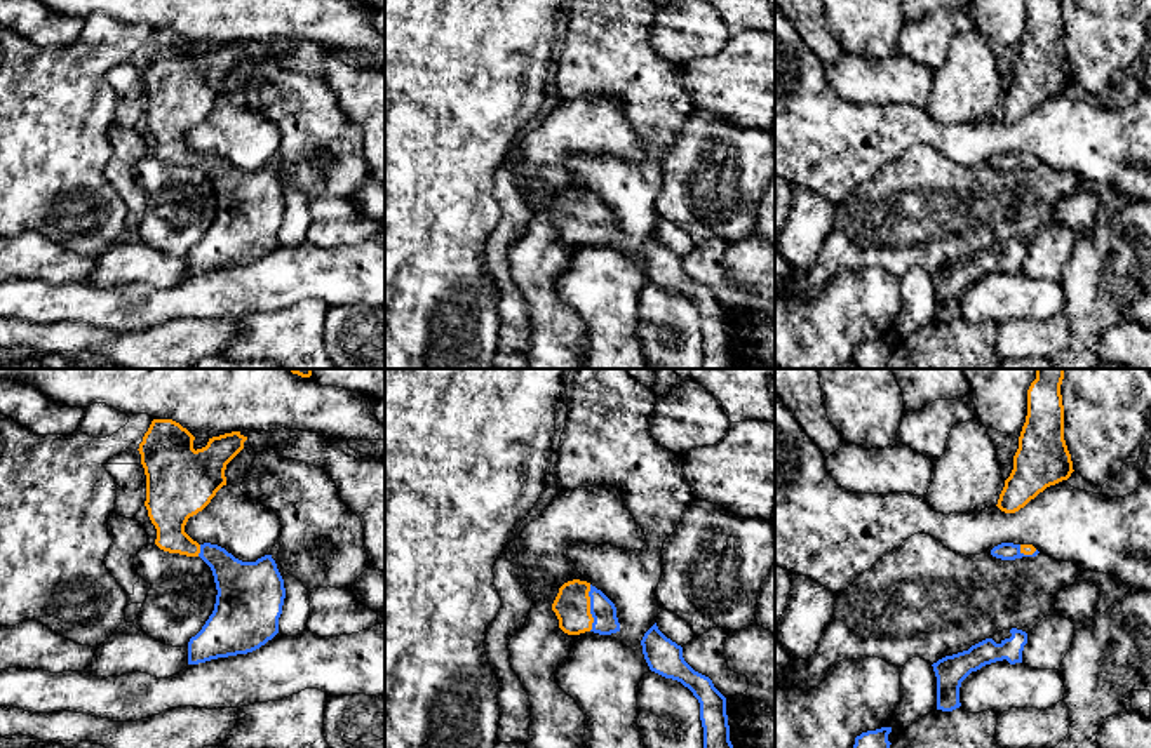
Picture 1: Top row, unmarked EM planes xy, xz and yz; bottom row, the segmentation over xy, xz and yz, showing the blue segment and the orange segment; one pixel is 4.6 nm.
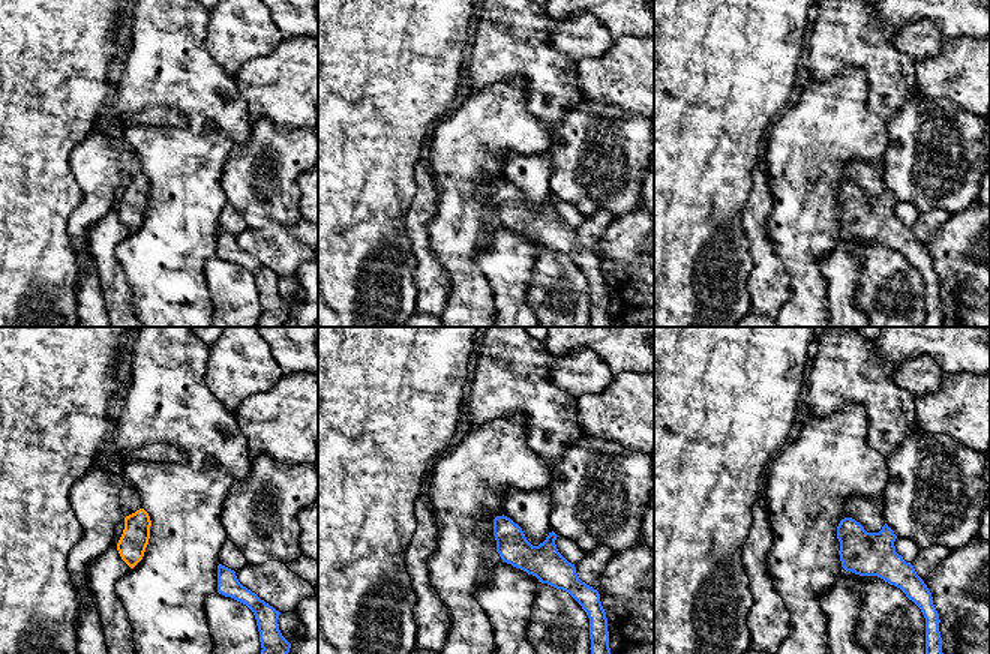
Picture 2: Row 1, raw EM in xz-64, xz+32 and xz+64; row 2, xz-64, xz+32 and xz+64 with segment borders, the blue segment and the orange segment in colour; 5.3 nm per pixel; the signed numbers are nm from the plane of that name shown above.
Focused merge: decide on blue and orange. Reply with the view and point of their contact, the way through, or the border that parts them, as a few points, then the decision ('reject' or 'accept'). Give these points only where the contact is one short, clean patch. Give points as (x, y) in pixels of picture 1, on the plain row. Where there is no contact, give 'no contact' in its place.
xz (591, 218) | across xz (603, 221), (591, 218), (572, 216) | accept

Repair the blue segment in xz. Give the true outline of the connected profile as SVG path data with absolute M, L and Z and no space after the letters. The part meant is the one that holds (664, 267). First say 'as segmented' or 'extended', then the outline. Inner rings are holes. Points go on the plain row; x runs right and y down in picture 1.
as segmented; M656 233L644 244L641 256L651 282L681 292L698 310L703 337L702 369L733 369L726 308L714 297L712 291L684 271L683 257L667 249Z

